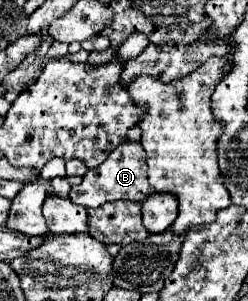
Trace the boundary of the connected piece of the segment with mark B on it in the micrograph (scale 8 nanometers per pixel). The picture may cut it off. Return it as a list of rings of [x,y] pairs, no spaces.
[[[124,141],[122,145],[118,145],[100,167],[90,169],[82,177],[82,183],[70,189],[70,199],[82,207],[100,207],[102,203],[116,199],[142,203],[148,195],[150,195],[150,185],[146,177],[146,153],[140,143],[132,143],[132,141]]]

